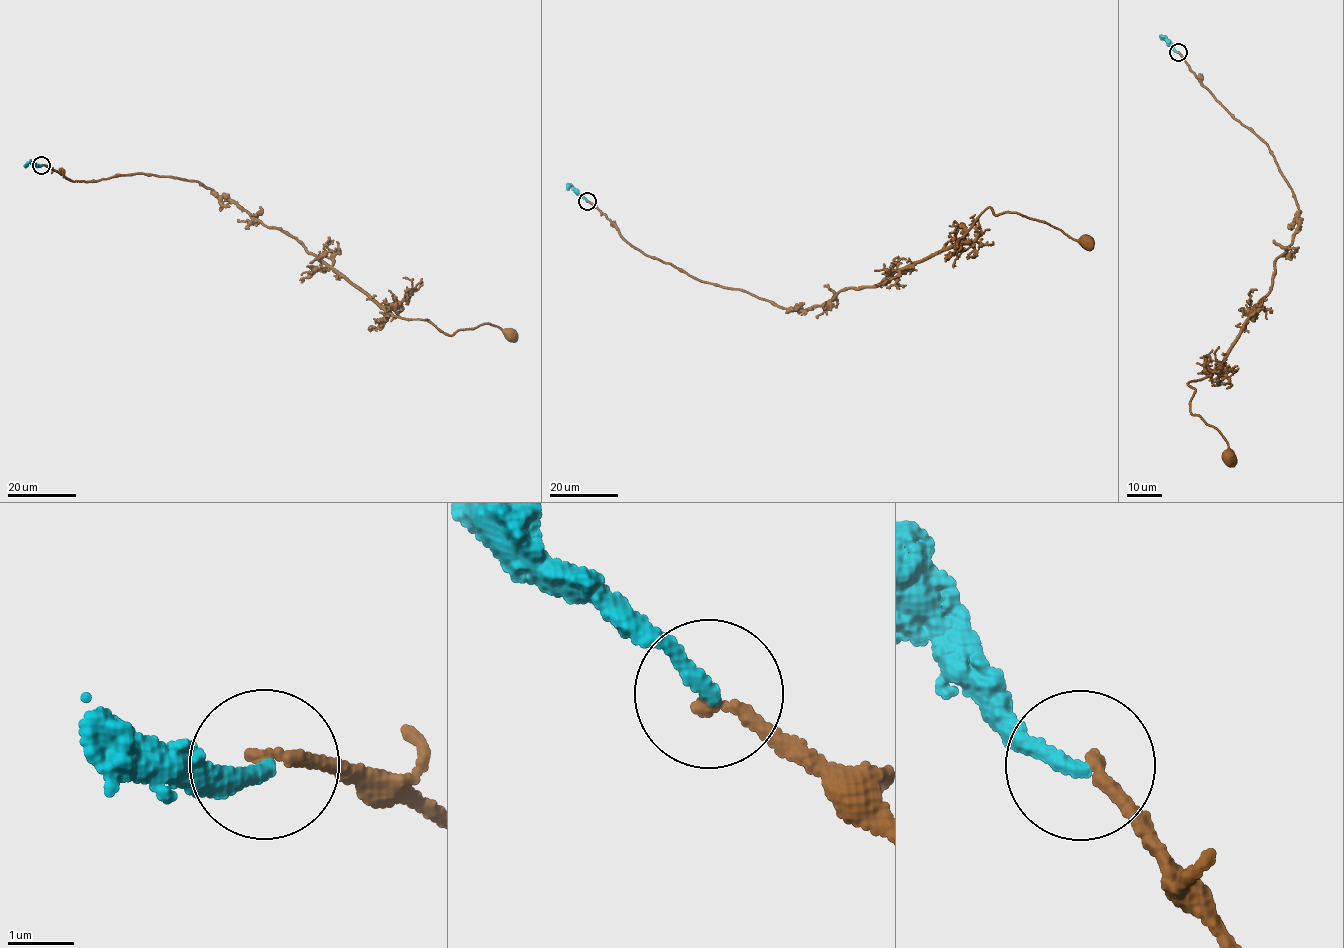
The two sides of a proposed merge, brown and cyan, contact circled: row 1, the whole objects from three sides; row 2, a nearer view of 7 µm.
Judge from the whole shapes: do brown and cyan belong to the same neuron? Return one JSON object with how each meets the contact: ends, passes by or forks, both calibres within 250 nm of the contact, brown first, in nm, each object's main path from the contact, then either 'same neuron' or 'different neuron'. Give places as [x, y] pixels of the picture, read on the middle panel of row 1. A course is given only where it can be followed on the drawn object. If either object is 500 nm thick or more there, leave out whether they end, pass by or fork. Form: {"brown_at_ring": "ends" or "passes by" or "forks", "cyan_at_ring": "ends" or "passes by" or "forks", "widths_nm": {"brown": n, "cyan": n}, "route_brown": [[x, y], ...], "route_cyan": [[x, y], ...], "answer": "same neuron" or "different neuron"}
{"brown_at_ring": "ends", "cyan_at_ring": "ends", "widths_nm": {"brown": 200, "cyan": 240}, "route_brown": [[587, 201], [647, 255], [791, 310], [878, 285], [955, 243], [988, 207], [996, 215], [1043, 220], [1087, 242]], "route_cyan": [[587, 201], [570, 185], [568, 190]], "answer": "same neuron"}

